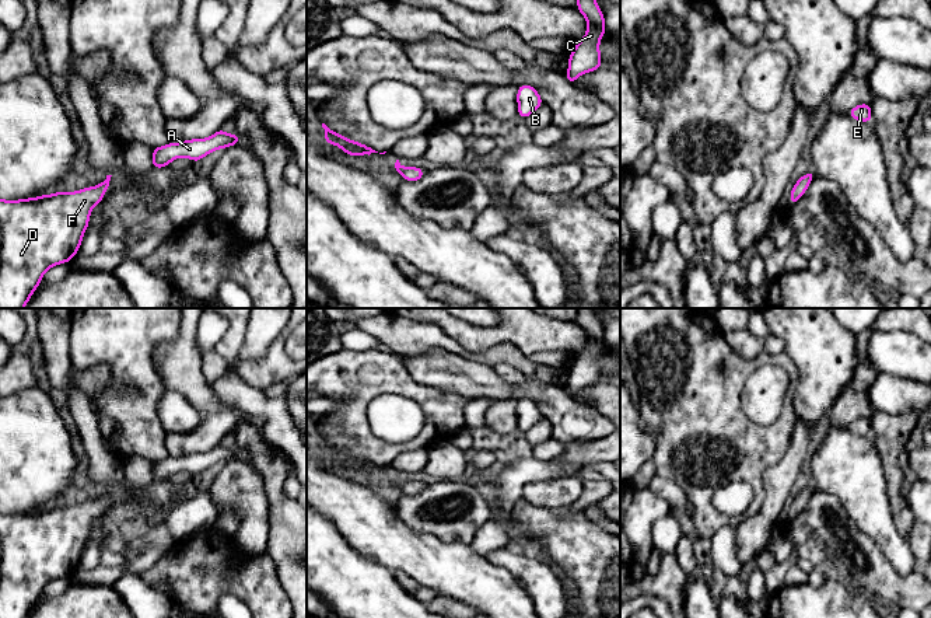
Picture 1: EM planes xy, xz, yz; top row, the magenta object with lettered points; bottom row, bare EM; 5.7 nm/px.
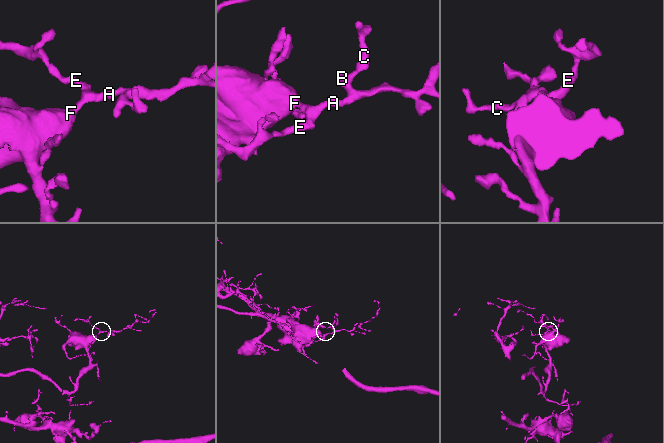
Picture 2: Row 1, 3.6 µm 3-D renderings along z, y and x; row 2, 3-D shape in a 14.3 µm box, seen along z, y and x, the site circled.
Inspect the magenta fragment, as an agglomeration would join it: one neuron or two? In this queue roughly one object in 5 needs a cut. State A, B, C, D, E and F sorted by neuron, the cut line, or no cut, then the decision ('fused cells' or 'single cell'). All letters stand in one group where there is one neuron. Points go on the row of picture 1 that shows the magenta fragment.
A B C D E F | no cut | single cell

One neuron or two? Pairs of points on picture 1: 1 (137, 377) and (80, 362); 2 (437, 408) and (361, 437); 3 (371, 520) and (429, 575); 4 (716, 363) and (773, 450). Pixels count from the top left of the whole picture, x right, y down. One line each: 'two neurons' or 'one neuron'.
1: one neuron
2: one neuron
3: one neuron
4: one neuron

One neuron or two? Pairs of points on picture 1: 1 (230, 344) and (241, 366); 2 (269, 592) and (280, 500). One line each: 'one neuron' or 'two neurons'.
1: one neuron
2: two neurons

